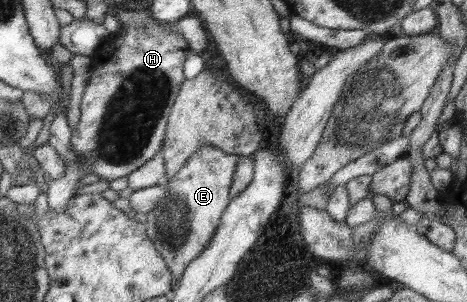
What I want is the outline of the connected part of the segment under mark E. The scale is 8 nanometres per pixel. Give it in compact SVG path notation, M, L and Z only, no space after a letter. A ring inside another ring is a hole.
M201 146L177 174L172 177L165 175L163 184L159 184L167 188L168 196L147 213L148 220L145 223L149 235L155 240L156 248L171 268L173 282L180 281L188 264L207 250L216 235L221 216L231 202L230 185L240 157L222 152L215 146Z

